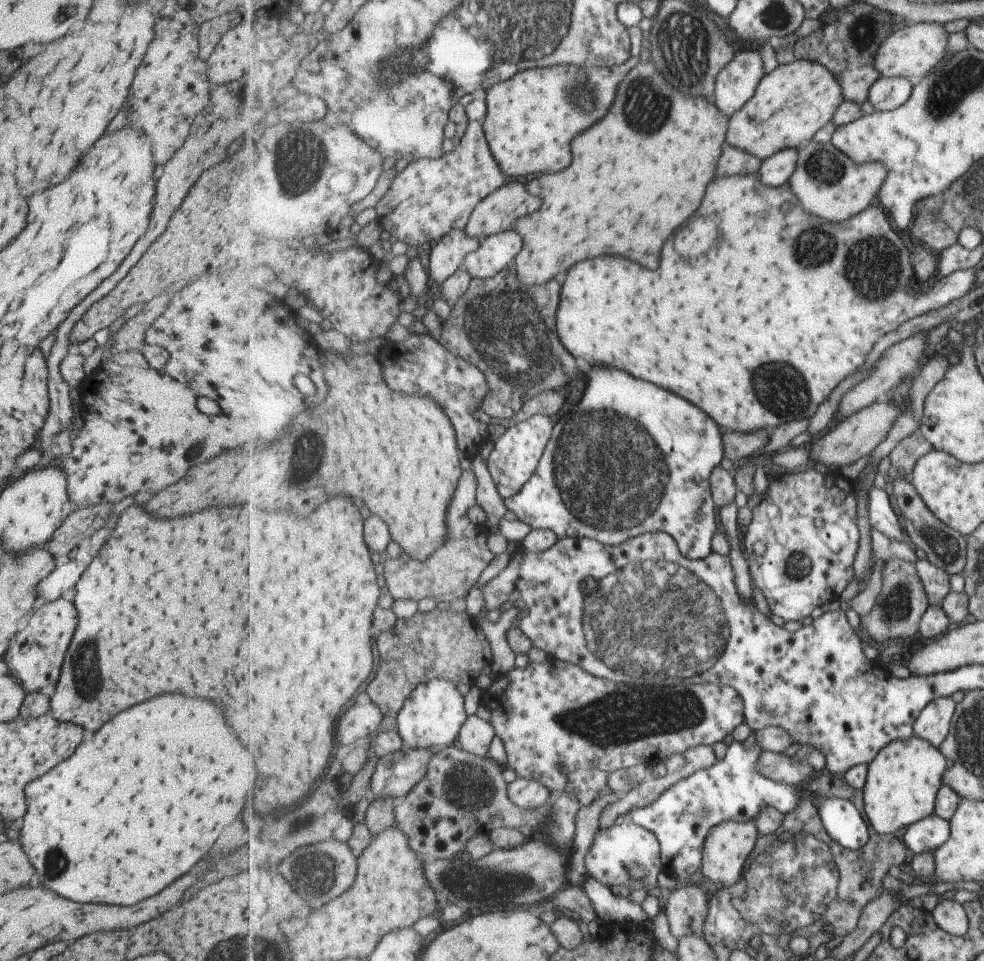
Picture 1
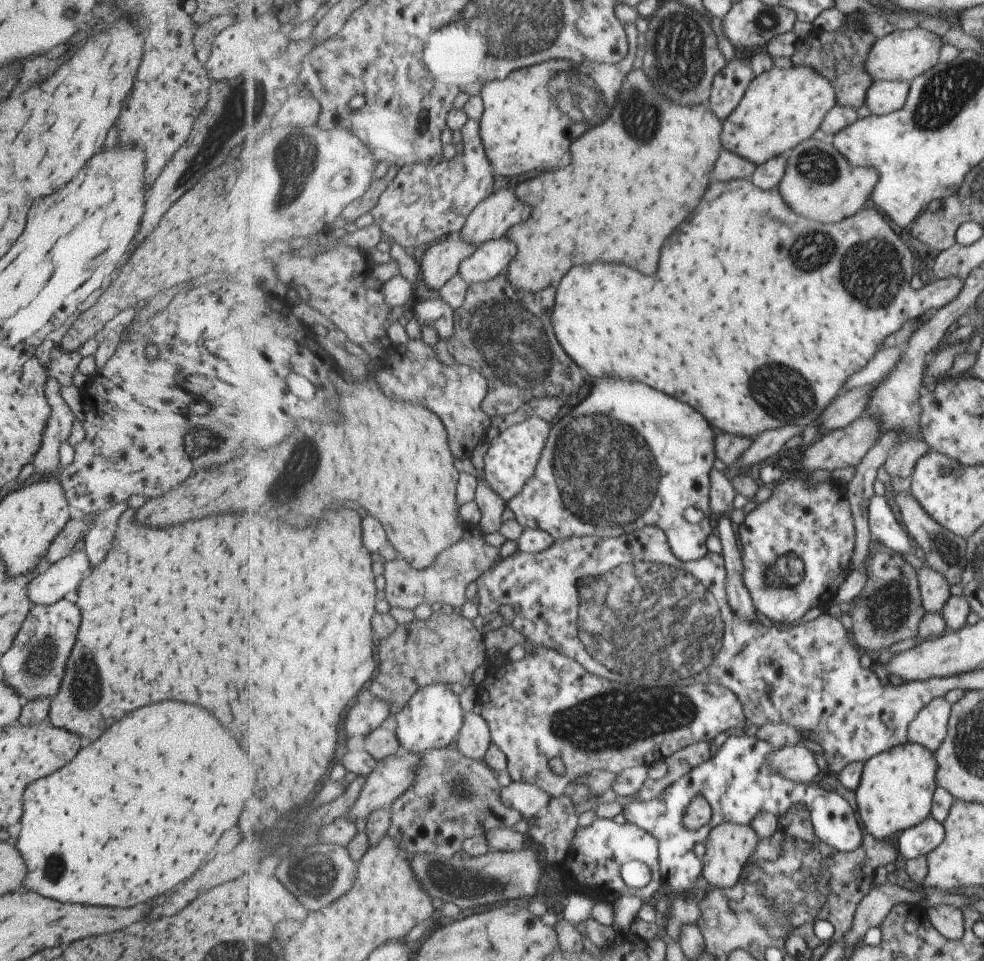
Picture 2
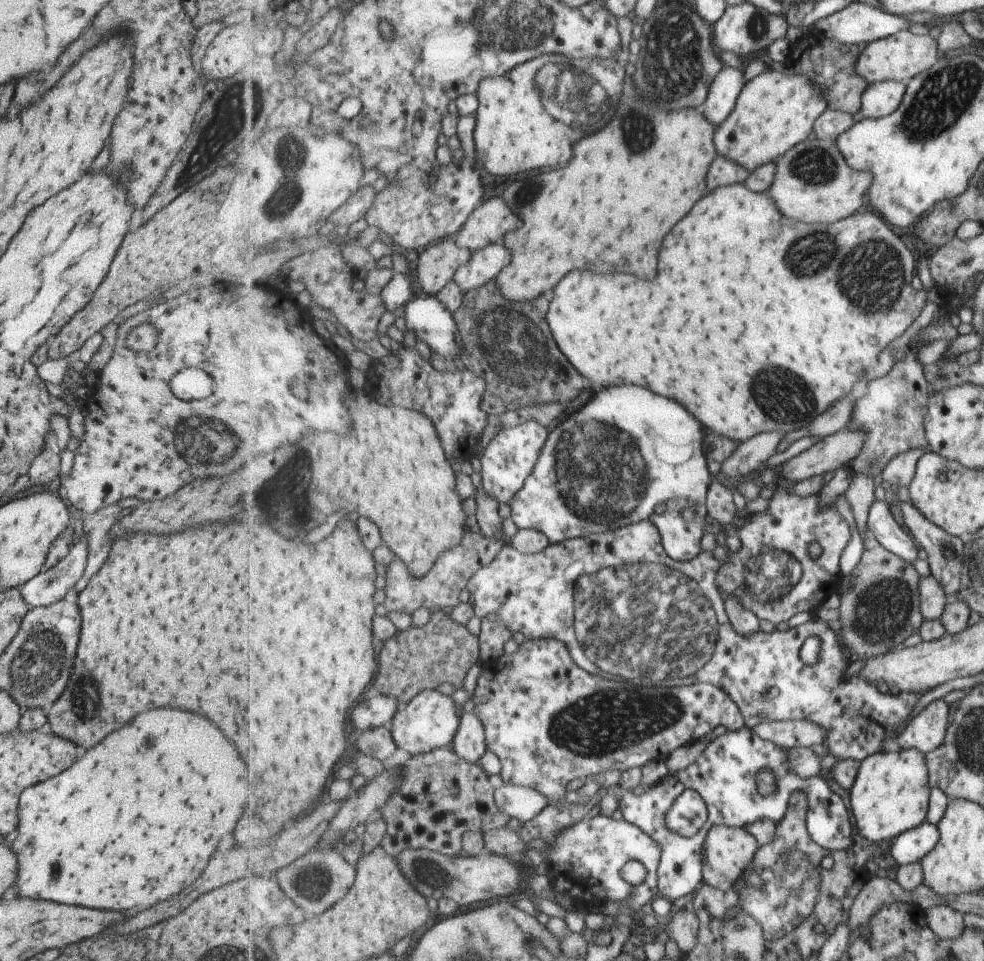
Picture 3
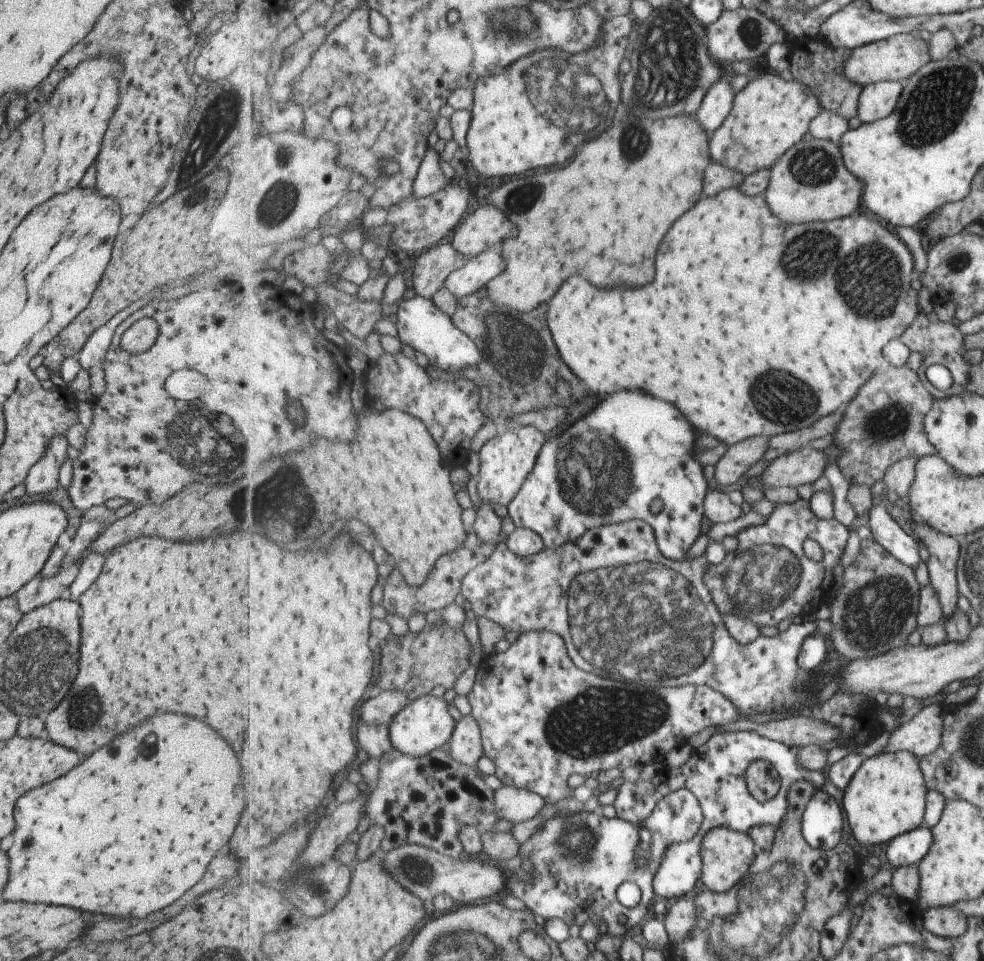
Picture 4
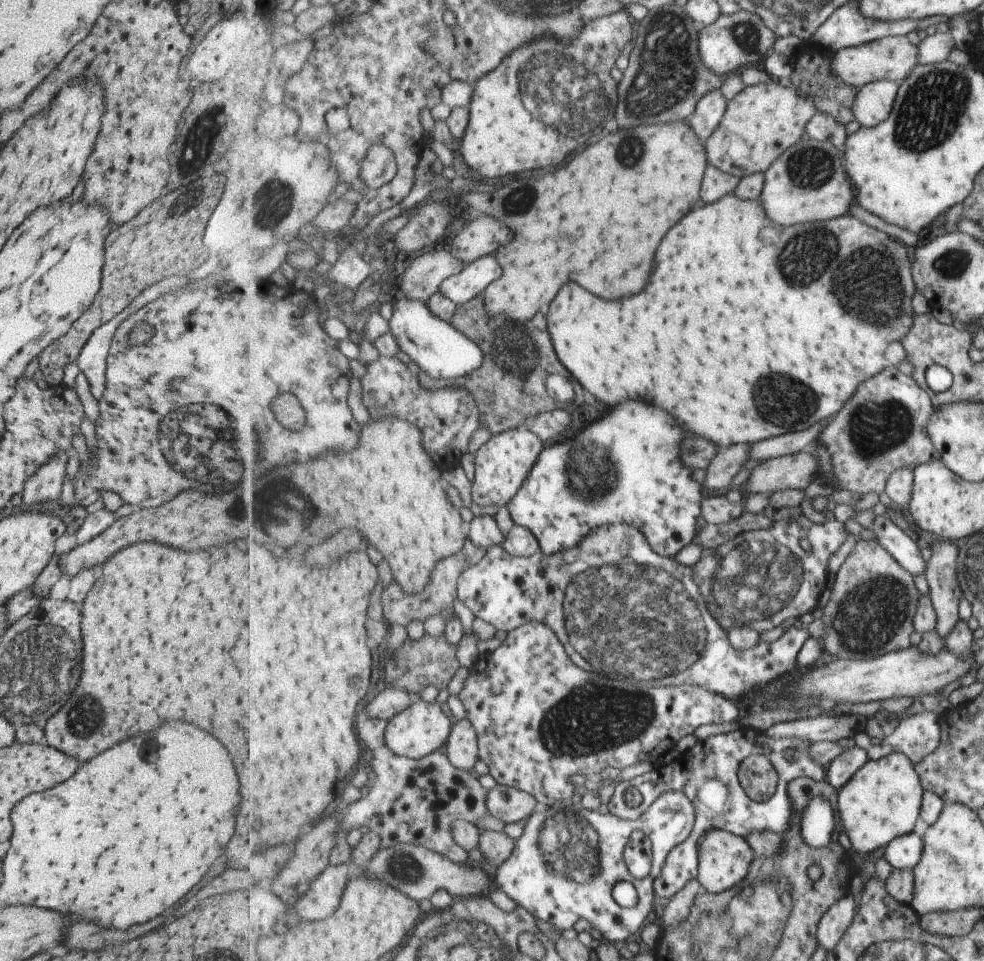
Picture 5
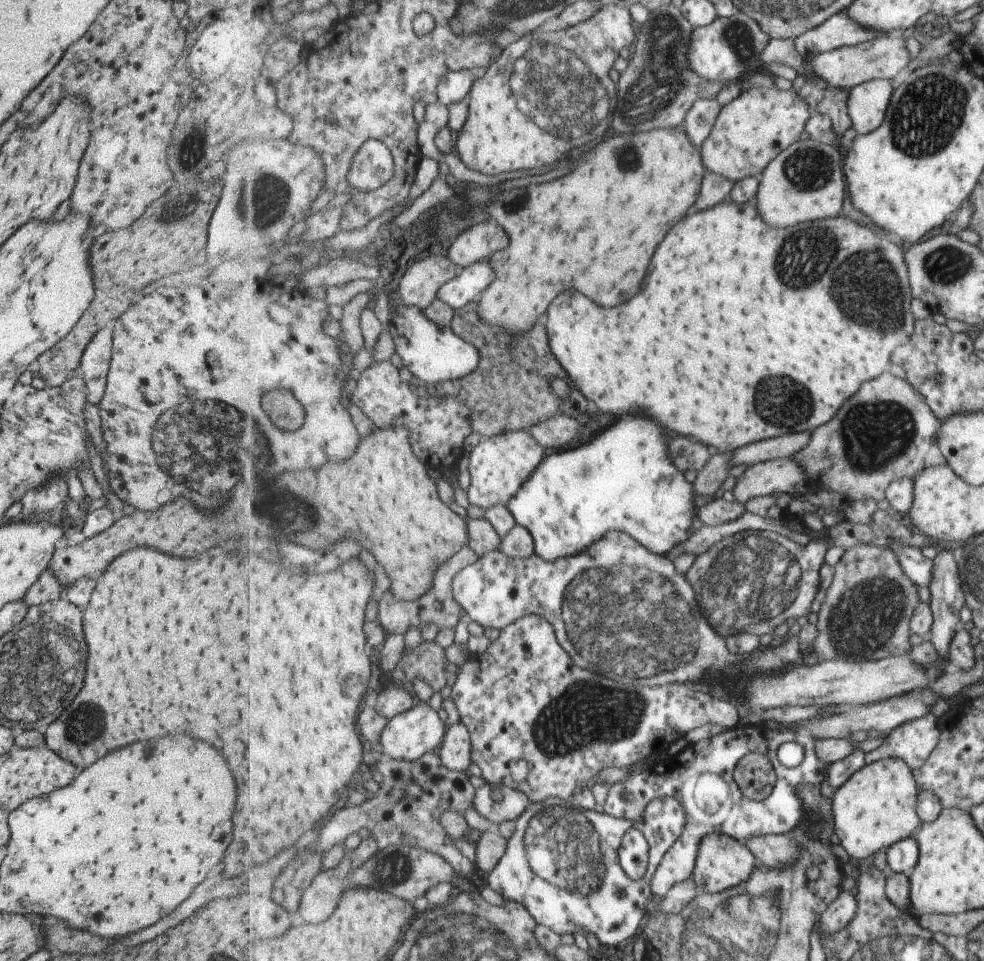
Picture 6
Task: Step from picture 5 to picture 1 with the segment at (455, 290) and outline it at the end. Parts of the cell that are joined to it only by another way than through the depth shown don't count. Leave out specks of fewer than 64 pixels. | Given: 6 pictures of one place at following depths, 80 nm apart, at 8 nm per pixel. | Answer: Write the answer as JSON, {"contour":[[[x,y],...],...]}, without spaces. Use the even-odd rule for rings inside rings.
{"contour":[[[515,228],[485,238],[480,247],[465,259],[472,278],[491,279],[514,264],[523,250],[523,238]]]}

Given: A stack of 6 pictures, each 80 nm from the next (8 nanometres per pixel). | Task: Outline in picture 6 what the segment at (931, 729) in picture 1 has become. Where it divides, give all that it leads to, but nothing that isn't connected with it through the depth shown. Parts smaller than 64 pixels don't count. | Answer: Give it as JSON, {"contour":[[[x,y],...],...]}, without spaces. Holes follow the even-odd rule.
{"contour":[[[933,712],[910,720],[887,735],[882,745],[866,754],[866,762],[902,758],[911,770],[919,768],[940,742],[938,720]]]}

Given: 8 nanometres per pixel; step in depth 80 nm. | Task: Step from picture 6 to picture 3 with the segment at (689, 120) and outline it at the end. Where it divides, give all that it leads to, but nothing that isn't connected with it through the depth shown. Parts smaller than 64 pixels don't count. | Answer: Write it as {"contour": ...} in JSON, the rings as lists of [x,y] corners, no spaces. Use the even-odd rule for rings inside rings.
{"contour":[[[727,65],[712,82],[702,112],[716,128],[731,116],[736,107],[740,94],[747,84],[744,71],[741,67]]]}

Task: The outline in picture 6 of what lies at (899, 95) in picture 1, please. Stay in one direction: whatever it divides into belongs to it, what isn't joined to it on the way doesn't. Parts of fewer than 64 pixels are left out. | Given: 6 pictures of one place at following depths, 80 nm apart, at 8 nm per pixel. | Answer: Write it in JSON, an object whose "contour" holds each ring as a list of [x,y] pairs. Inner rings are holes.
{"contour":[[[875,79],[851,90],[848,109],[857,134],[869,134],[885,122],[893,93],[889,79]]]}

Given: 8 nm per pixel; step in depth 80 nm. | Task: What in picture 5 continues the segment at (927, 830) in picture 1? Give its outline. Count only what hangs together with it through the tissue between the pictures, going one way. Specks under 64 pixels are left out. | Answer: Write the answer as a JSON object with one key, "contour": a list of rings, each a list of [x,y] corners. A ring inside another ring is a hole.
{"contour":[[[910,832],[897,837],[885,848],[885,858],[895,869],[912,869],[919,862],[922,836]]]}

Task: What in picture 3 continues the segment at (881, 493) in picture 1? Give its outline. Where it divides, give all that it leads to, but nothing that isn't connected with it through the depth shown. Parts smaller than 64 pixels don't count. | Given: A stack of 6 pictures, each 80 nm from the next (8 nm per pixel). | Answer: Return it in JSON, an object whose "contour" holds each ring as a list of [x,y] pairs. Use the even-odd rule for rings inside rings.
{"contour":[[[876,500],[870,508],[868,529],[881,544],[885,545],[885,548],[897,556],[908,560],[911,564],[917,559],[917,548],[913,537],[893,518],[889,503],[885,500]]]}

